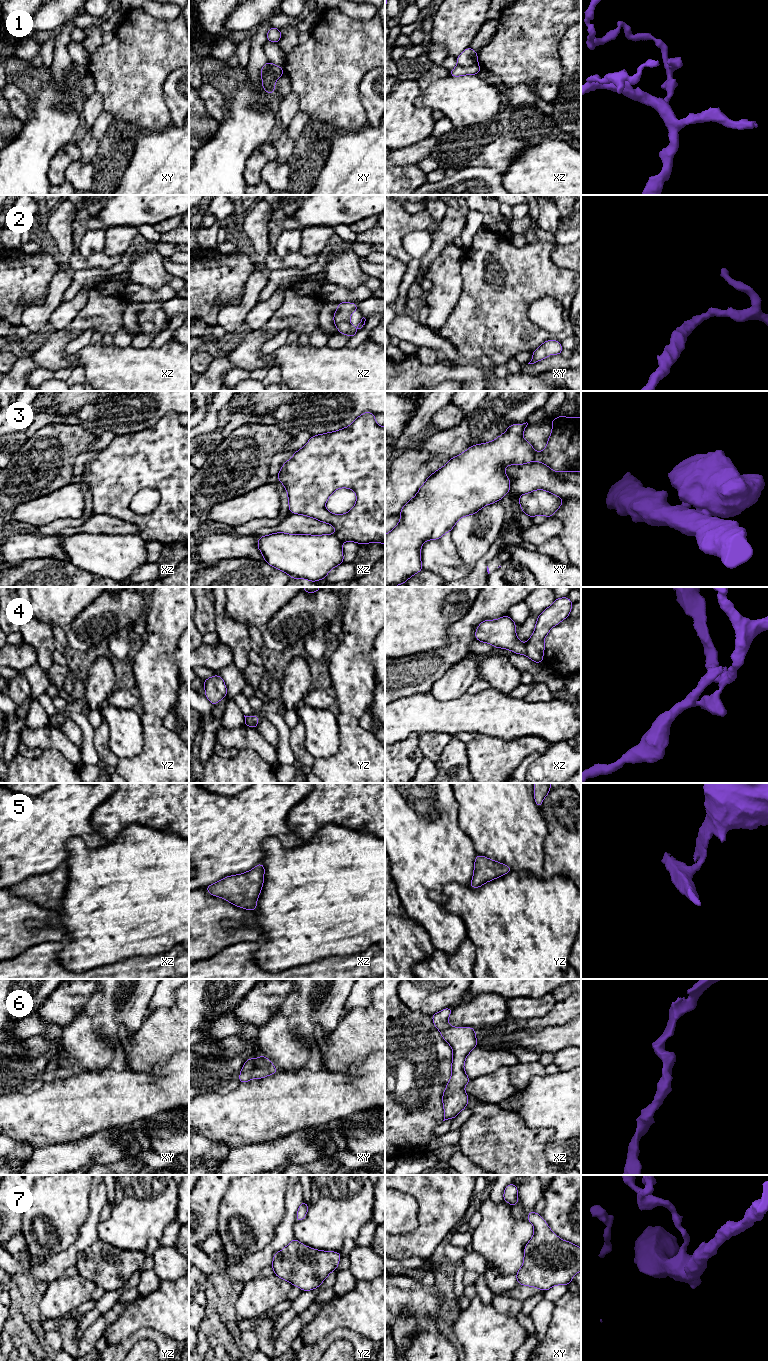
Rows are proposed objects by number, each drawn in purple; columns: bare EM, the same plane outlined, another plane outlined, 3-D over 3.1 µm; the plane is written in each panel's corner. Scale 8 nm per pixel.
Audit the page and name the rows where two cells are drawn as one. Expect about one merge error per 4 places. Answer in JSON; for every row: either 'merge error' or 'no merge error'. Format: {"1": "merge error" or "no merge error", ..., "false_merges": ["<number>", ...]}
{"1": "merge error", "2": "no merge error", "3": "merge error", "4": "merge error", "5": "no merge error", "6": "no merge error", "7": "no merge error", "false_merges": ["1", "3", "4"]}

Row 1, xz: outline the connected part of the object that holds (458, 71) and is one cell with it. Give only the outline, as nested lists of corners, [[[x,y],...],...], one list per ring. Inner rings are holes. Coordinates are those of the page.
[[[474,64],[472,66],[462,67],[457,65],[453,70],[449,71],[450,76],[459,77],[464,75],[476,75],[479,74],[481,67],[479,64]]]

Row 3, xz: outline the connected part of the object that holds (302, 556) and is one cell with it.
[[[277,532],[259,537],[257,547],[264,561],[292,579],[316,582],[344,563],[342,541],[336,534]]]

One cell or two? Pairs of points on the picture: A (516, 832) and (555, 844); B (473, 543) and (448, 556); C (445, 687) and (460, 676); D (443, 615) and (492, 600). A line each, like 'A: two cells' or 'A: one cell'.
A: two cells
B: two cells
C: one cell
D: two cells

